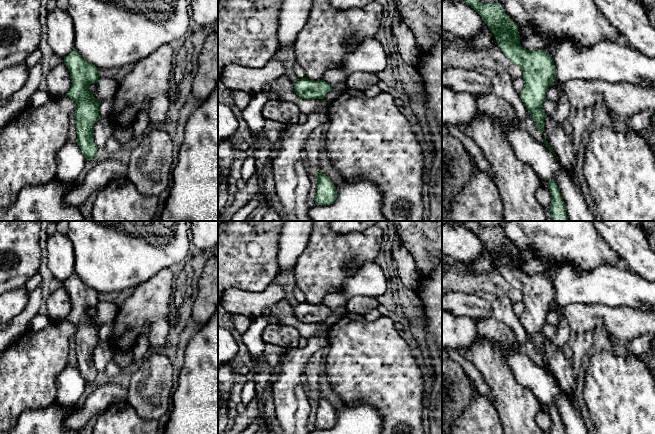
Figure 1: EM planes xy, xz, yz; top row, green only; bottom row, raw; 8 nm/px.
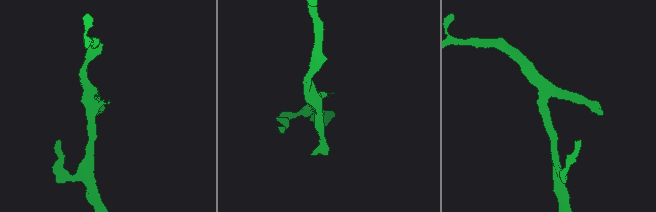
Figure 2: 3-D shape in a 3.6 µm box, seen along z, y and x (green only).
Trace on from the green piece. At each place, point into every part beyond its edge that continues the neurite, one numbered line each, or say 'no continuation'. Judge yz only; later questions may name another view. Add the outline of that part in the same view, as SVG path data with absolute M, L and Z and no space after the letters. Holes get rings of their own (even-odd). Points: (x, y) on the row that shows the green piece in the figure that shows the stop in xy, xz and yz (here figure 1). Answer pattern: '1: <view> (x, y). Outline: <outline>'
no continuation

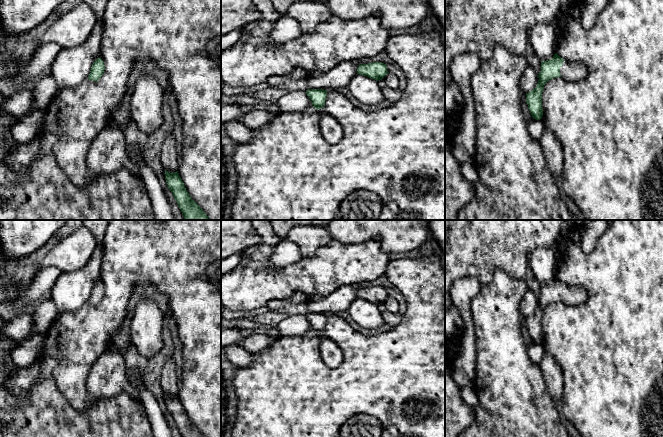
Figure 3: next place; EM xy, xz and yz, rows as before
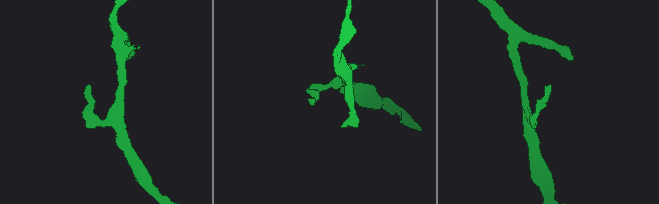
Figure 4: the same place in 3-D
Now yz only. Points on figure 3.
1: yz (573, 72). Outline: M564 60L560 74L567 81L578 82L588 77L588 69L583 63L570 63Z

